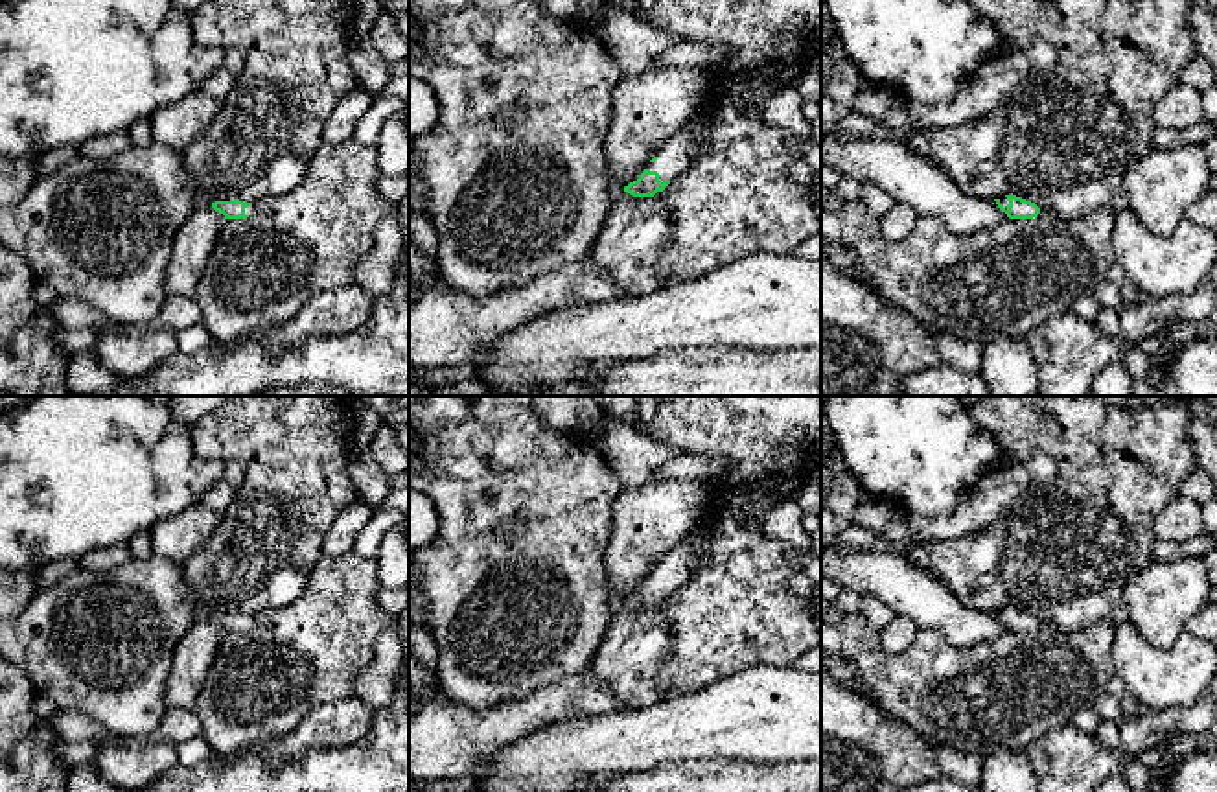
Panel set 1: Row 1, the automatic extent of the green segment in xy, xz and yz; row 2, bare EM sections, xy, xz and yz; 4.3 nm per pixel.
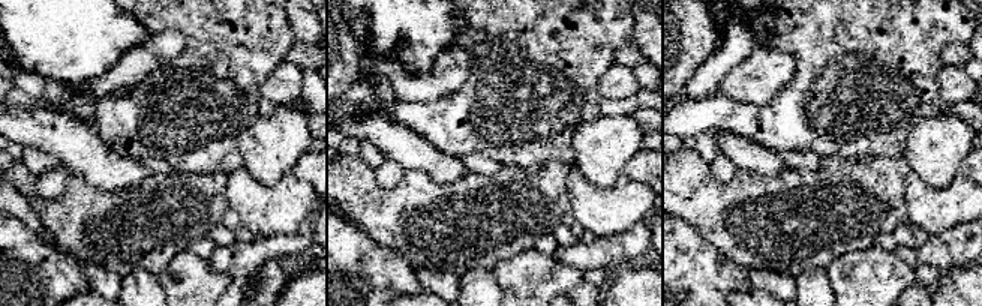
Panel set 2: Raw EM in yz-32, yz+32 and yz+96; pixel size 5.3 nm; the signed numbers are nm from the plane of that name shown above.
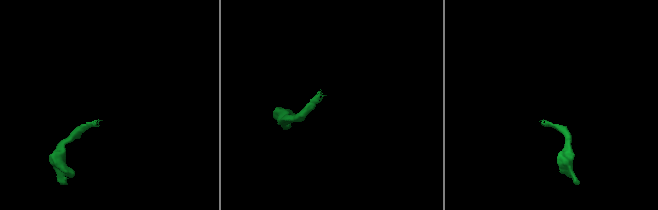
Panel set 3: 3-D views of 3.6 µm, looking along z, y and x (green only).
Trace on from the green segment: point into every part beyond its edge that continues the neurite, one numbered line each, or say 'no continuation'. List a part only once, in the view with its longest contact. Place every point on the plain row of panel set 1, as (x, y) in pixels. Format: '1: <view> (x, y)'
1: xz (678, 566)

